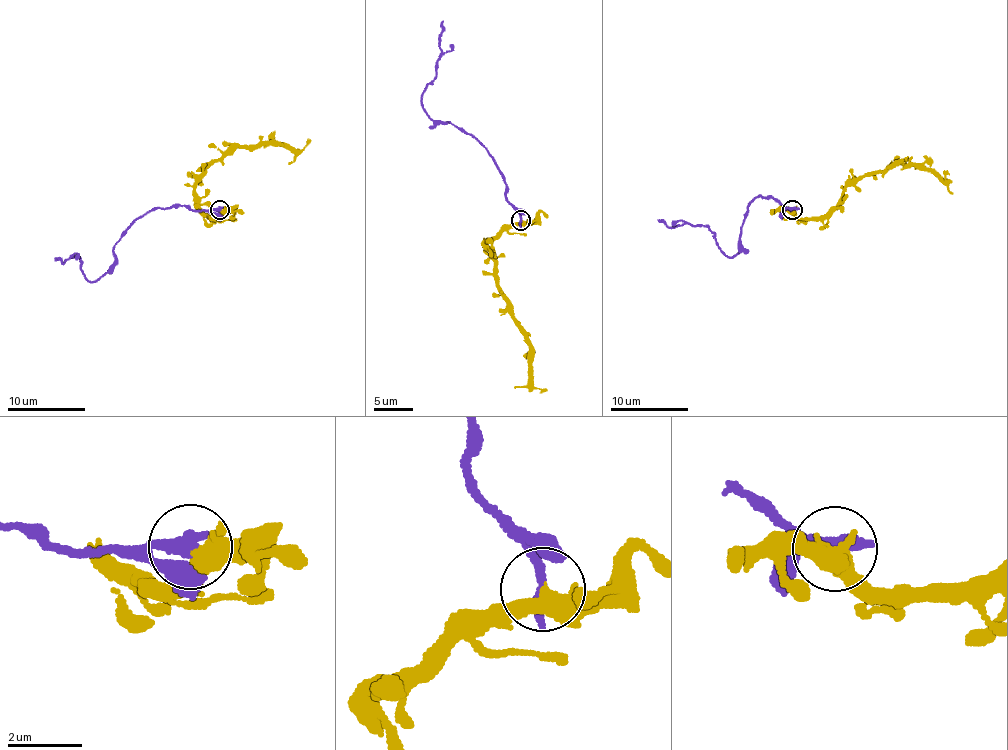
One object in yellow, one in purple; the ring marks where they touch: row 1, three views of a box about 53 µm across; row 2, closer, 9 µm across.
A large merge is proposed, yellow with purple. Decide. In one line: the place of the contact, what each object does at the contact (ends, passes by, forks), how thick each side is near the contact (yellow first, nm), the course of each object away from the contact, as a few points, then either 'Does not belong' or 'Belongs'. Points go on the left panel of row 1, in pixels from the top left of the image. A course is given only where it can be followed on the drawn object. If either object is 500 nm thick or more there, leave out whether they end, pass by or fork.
Place: (219, 209). At the ring yellow passes by. At the ring purple ends. Thickness 420 nm (yellow) against 380 nm. Course of yellow: (219, 210), (213, 218), (198, 202), (195, 186), (210, 165), (238, 147), (281, 143), (296, 150), (310, 138). Course of purple: (219, 210), (181, 205), (145, 213), (114, 245), (113, 267), (94, 281), (78, 256), (55, 258). Does not belong

